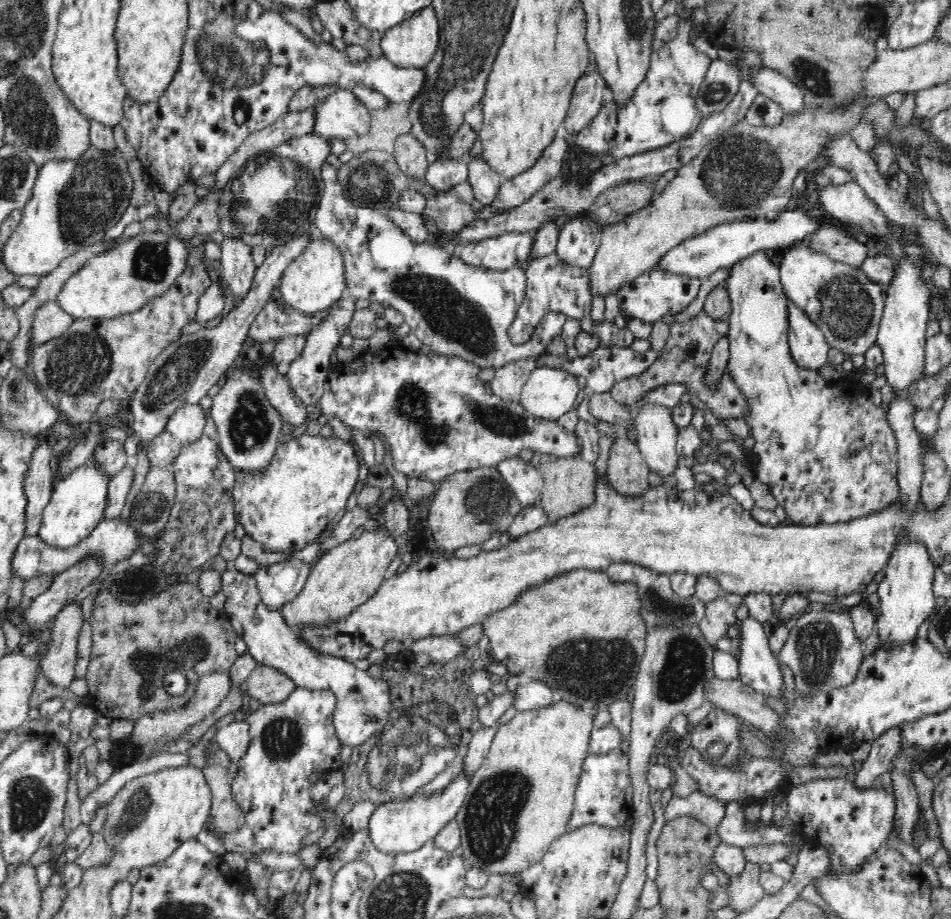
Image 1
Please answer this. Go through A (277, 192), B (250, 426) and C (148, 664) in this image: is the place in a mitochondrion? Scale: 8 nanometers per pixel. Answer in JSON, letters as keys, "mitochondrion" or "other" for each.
{"A":"mitochondrion","B":"mitochondrion","C":"mitochondrion"}

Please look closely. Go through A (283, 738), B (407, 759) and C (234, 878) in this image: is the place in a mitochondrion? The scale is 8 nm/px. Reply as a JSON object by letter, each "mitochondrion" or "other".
{"A":"mitochondrion","B":"mitochondrion","C":"other"}

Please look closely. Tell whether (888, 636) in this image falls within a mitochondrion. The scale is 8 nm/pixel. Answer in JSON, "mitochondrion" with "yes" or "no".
{"mitochondrion":"no"}

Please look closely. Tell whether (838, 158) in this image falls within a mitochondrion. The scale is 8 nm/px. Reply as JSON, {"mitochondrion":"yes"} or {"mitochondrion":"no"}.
{"mitochondrion":"no"}

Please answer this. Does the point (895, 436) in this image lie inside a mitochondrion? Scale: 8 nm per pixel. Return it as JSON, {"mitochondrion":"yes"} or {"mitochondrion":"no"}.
{"mitochondrion":"no"}

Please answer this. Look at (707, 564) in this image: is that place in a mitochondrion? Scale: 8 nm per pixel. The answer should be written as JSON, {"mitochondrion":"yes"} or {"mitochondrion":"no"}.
{"mitochondrion":"no"}

